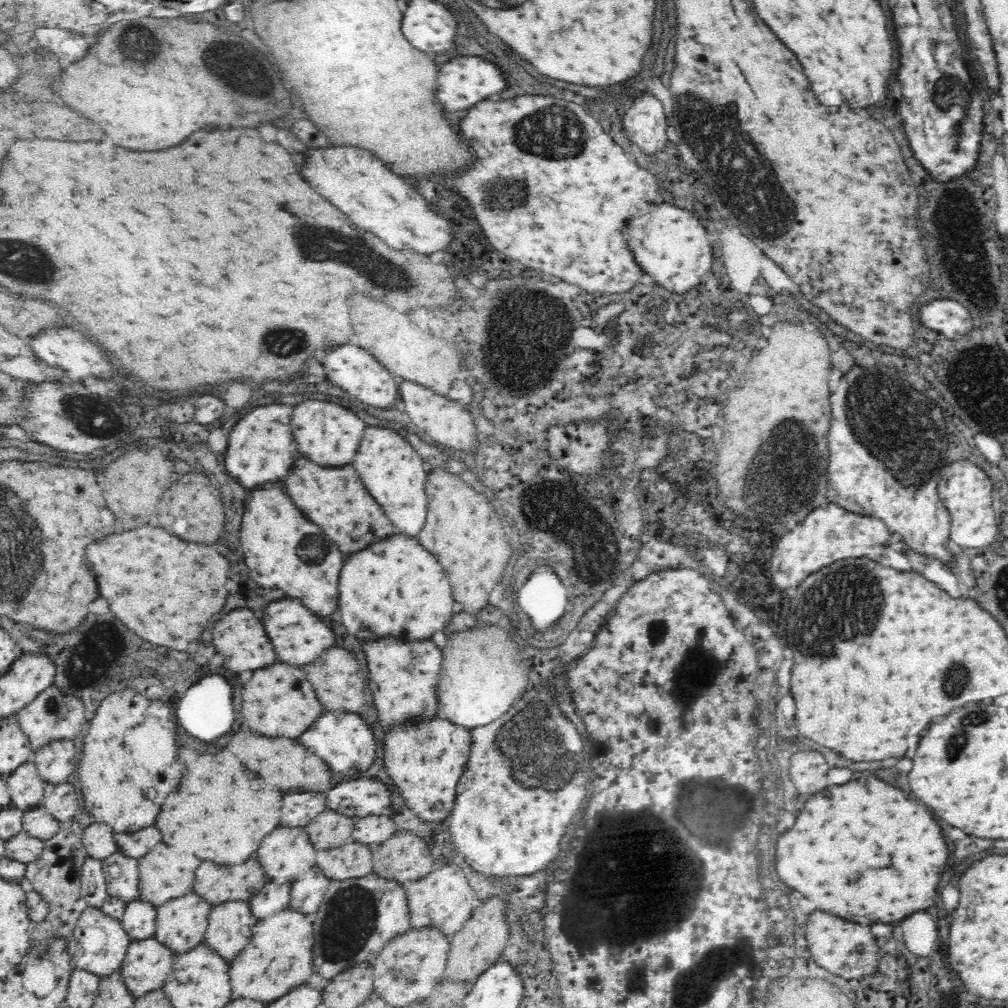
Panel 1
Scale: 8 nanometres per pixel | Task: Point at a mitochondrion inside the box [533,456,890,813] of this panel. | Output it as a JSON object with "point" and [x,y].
{"point":[840,612]}

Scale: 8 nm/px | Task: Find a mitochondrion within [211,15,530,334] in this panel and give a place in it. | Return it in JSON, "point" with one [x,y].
{"point":[311,242]}

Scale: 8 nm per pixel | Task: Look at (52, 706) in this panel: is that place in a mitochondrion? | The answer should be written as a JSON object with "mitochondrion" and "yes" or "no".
{"mitochondrion":"yes"}

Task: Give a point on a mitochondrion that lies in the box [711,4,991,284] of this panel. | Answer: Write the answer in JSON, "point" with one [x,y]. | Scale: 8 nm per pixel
{"point":[947,95]}

